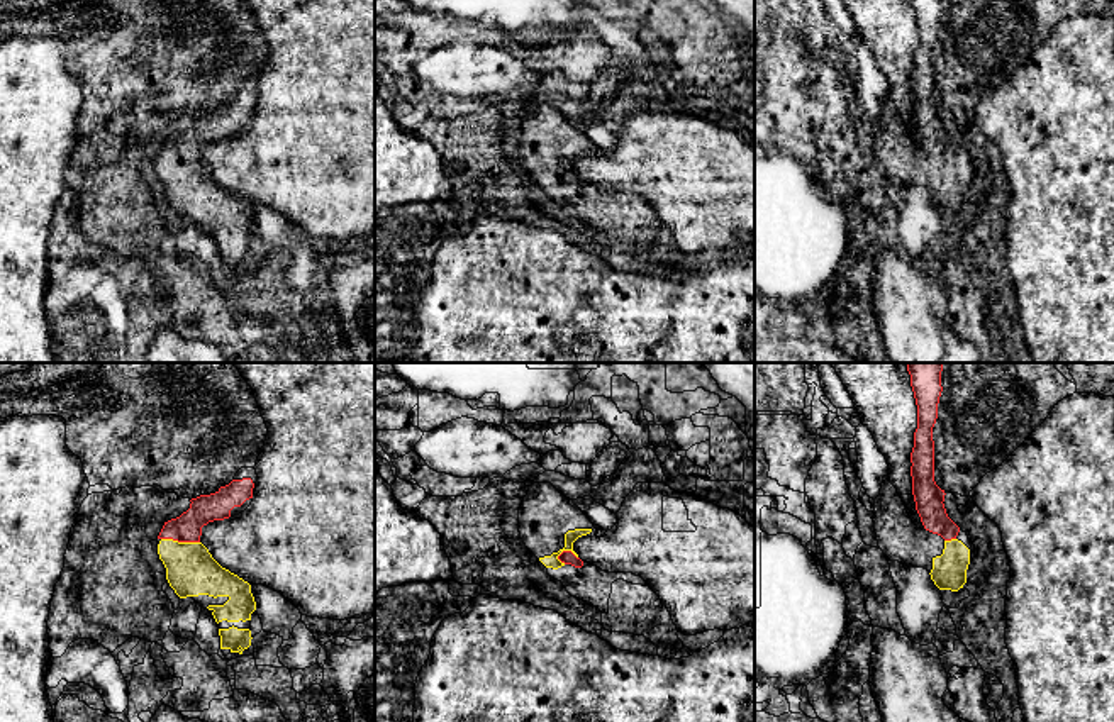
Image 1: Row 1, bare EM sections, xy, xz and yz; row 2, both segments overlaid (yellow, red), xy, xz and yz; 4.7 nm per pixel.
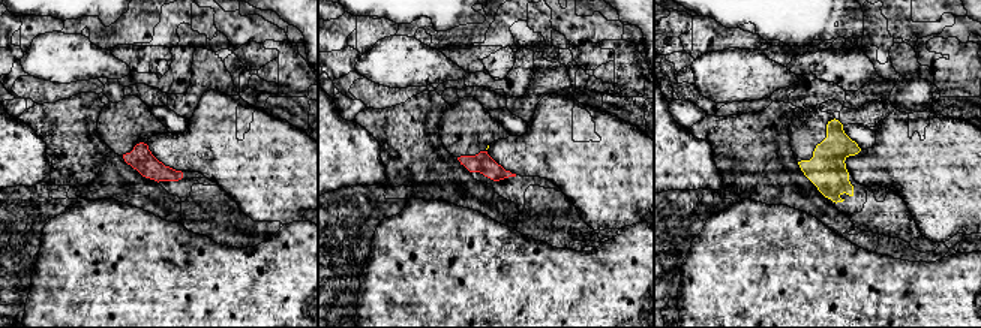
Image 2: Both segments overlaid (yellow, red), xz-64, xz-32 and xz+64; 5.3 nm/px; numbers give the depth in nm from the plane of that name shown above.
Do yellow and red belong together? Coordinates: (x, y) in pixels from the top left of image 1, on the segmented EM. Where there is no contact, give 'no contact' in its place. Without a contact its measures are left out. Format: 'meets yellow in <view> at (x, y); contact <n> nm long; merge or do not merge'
meets yellow in xy at (180, 543); contact 190 nm long; merge

